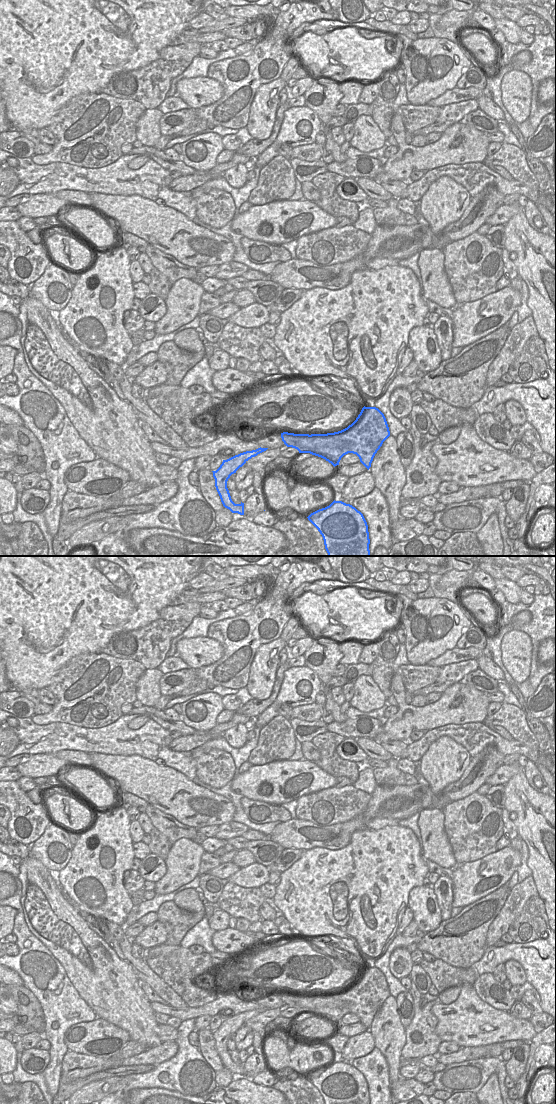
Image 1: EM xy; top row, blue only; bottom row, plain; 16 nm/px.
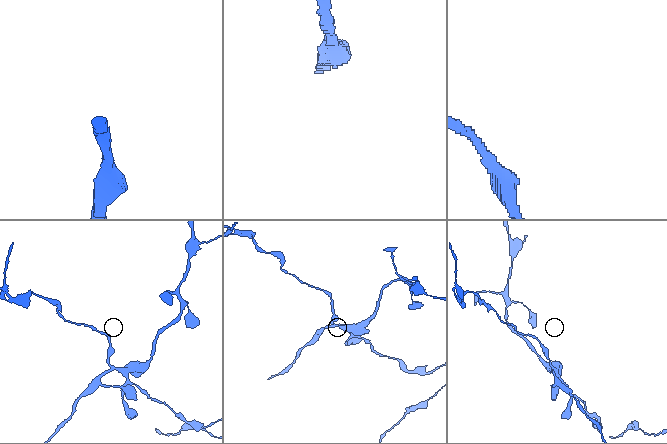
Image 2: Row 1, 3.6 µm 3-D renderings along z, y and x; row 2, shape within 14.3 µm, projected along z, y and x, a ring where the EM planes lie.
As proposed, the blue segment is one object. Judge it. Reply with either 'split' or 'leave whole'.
split

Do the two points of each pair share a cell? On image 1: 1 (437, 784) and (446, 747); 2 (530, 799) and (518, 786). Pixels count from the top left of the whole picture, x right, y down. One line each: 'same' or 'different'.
1: same
2: same

